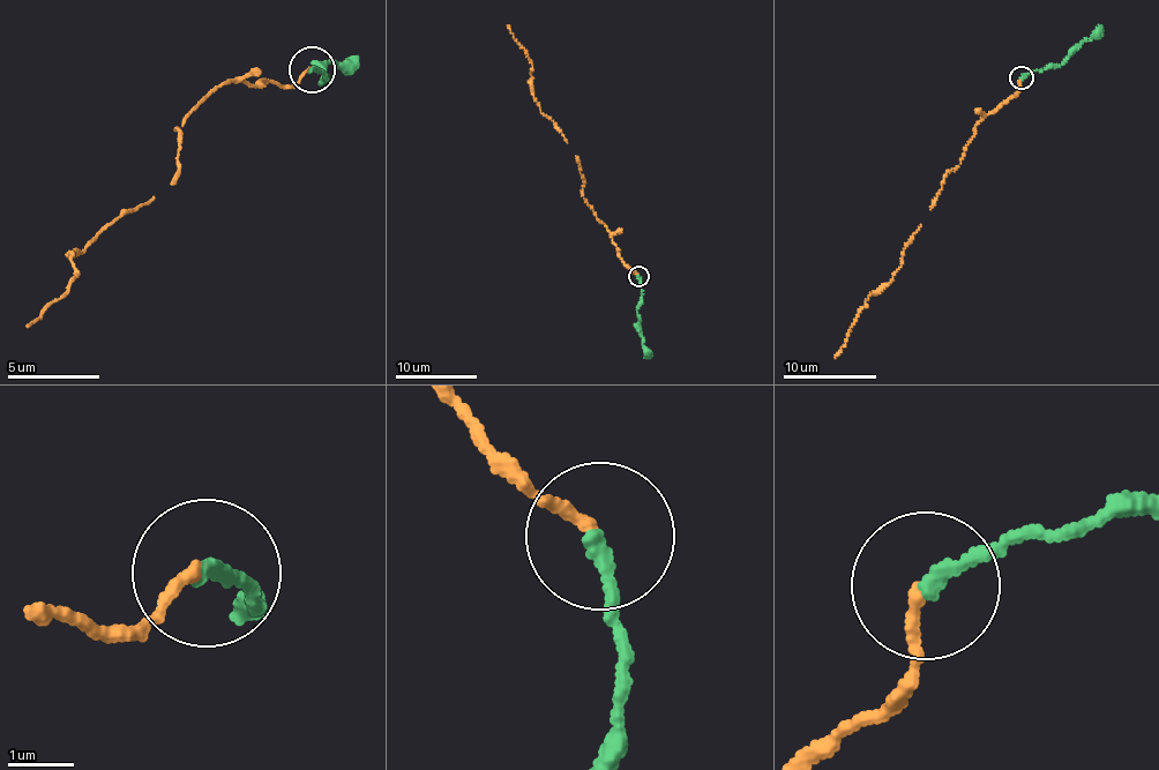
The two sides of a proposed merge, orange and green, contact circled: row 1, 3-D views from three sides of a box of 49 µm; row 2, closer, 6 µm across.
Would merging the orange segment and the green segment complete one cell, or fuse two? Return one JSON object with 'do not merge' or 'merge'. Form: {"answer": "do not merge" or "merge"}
{"answer": "merge"}

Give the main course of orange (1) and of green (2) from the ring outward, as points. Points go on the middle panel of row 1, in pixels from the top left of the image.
1: (638, 275), (584, 199), (578, 158), (540, 111), (531, 62), (507, 25)
2: (638, 276), (642, 298), (637, 311), (642, 345), (650, 358)

